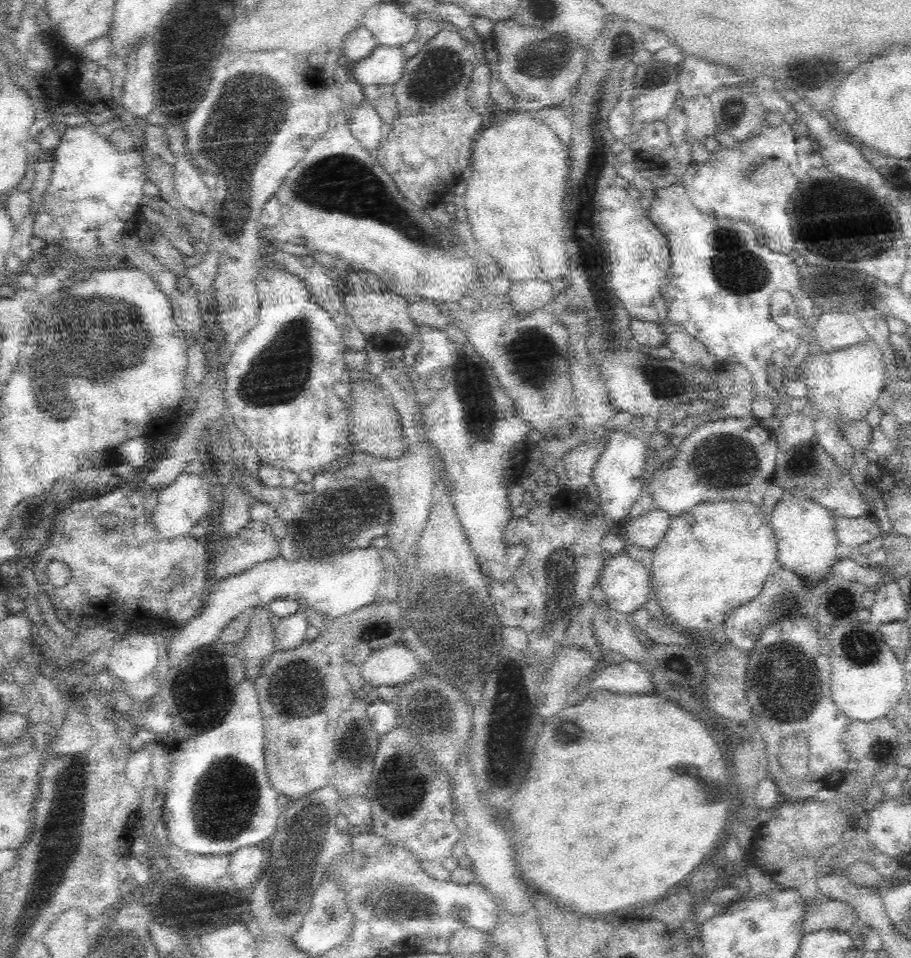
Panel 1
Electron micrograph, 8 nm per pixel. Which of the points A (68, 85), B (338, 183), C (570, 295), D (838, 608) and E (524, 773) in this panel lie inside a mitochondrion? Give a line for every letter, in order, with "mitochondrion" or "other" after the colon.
A: other
B: mitochondrion
C: other
D: mitochondrion
E: other

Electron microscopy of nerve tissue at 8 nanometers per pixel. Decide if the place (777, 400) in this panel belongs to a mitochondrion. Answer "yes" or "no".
no

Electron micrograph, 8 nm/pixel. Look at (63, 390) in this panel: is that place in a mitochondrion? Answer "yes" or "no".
yes

